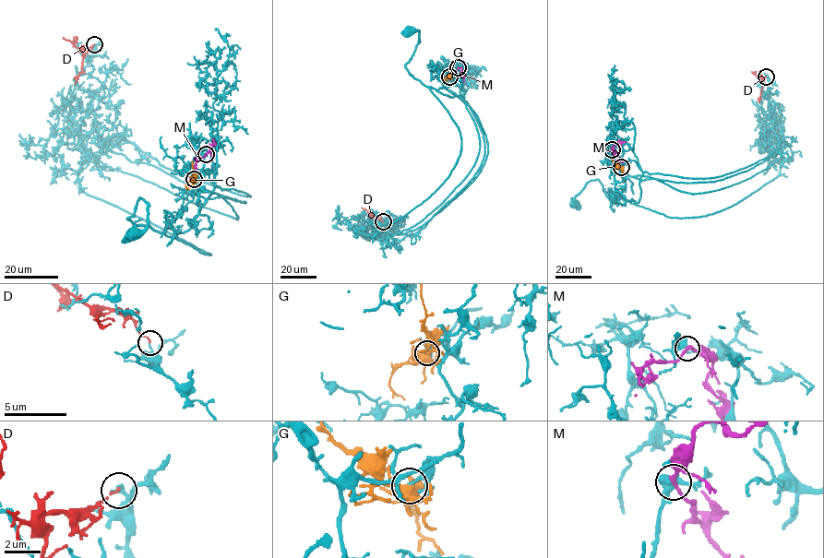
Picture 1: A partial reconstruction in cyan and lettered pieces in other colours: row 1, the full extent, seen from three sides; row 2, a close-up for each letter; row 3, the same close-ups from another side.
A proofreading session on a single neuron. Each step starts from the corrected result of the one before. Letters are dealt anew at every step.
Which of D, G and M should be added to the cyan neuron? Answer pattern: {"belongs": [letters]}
{"belongs": []}

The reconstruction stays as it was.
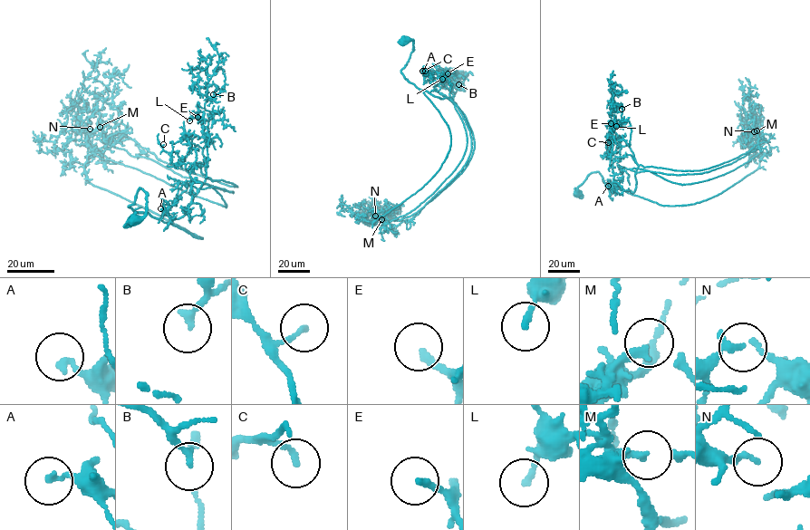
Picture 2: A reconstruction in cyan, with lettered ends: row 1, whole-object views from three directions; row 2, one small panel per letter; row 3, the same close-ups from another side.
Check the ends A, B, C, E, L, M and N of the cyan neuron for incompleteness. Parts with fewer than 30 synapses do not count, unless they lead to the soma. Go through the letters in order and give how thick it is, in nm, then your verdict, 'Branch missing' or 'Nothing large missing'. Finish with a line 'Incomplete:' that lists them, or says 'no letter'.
A: Thickness 190 nm. Nothing large missing
B: Thickness 200 nm. Nothing large missing
C: Thickness 170 nm. Nothing large missing
E: Thickness 220 nm. Branch missing
L: Thickness 170 nm. Nothing large missing
M: Thickness 150 nm. Nothing large missing
N: Thickness 200 nm. Nothing large missing
Incomplete: E

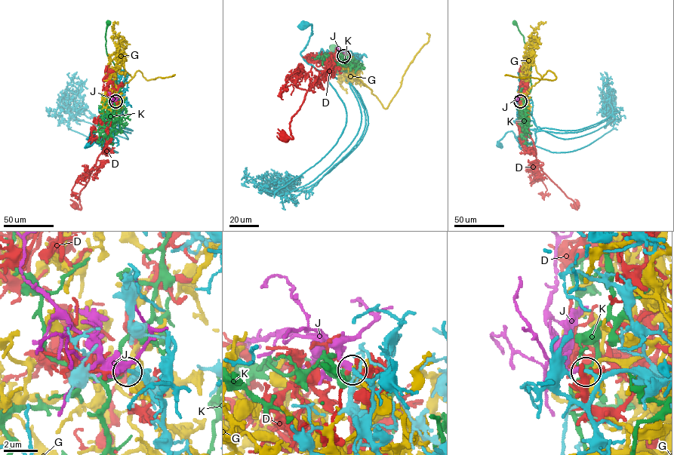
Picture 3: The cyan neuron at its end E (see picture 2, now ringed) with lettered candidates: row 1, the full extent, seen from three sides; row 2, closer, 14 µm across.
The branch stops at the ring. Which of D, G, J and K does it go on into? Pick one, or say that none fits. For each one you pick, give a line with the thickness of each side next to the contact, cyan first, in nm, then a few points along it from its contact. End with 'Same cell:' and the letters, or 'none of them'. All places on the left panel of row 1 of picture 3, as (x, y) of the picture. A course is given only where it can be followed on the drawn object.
J: 220/240 nm | via (115, 101), (108, 92)
Same cell: J

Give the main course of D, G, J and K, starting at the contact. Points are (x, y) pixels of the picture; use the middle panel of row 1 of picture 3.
D: (343, 56), (337, 59), (338, 66), (327, 66), (324, 78), (310, 85), (290, 124), (293, 138), (283, 138)
G: (345, 56), (343, 69), (359, 78), (386, 108), (400, 86), (408, 66), (428, 41), (426, 32)
J: (343, 56), (339, 52), (332, 53)
K: (343, 56), (339, 52), (334, 56), (332, 67), (343, 66), (347, 72), (331, 69), (328, 60), (333, 47)

